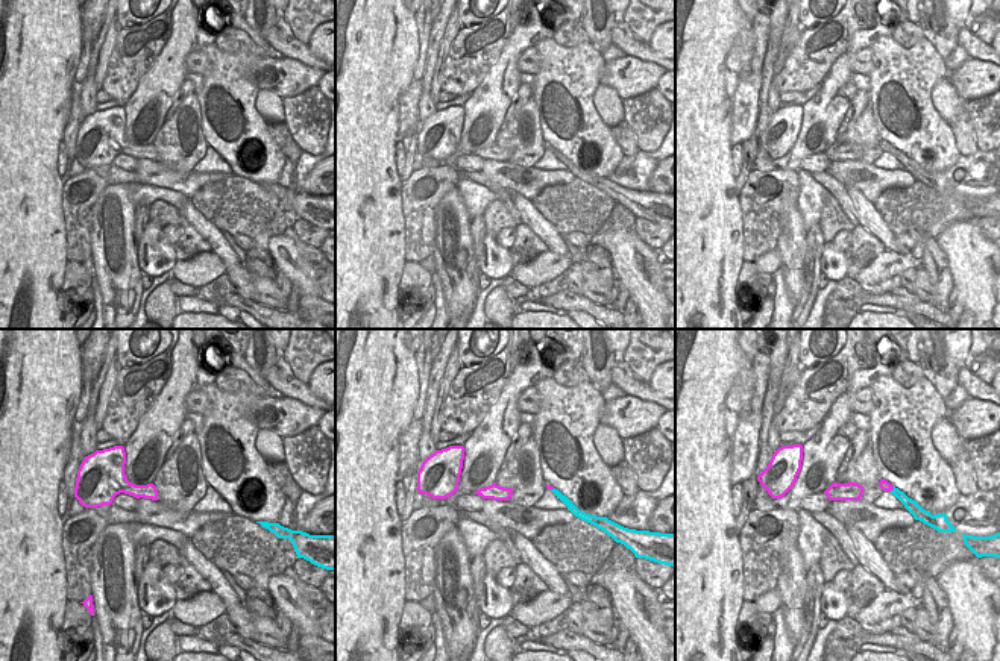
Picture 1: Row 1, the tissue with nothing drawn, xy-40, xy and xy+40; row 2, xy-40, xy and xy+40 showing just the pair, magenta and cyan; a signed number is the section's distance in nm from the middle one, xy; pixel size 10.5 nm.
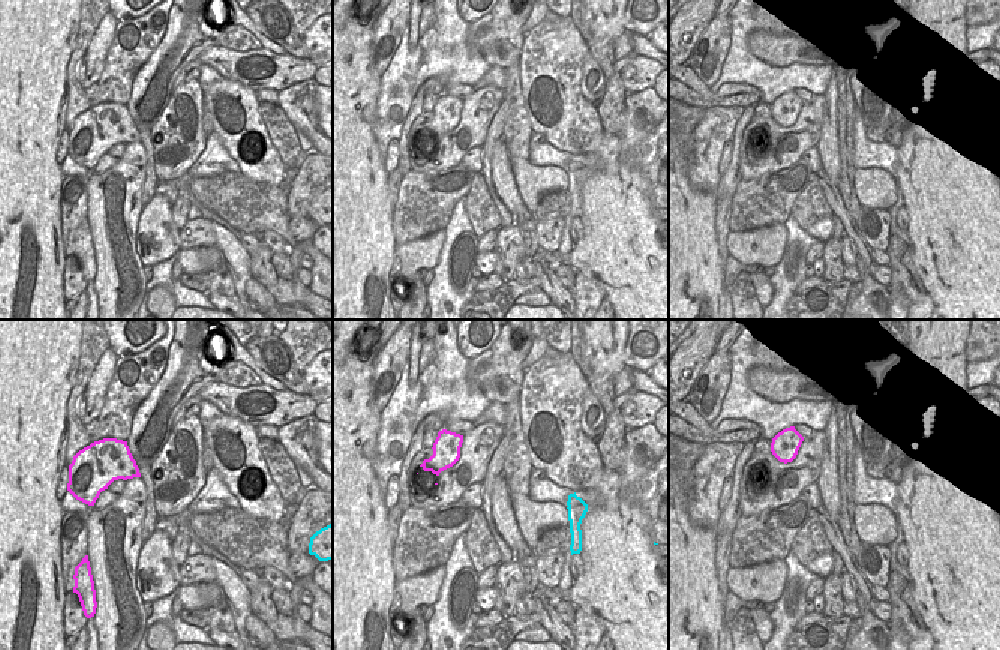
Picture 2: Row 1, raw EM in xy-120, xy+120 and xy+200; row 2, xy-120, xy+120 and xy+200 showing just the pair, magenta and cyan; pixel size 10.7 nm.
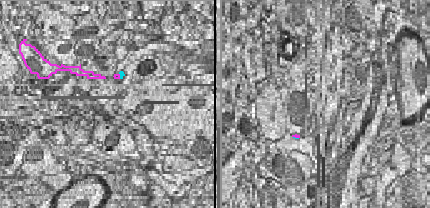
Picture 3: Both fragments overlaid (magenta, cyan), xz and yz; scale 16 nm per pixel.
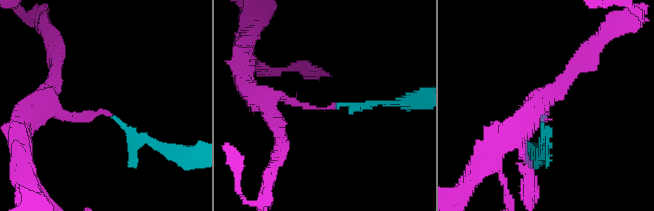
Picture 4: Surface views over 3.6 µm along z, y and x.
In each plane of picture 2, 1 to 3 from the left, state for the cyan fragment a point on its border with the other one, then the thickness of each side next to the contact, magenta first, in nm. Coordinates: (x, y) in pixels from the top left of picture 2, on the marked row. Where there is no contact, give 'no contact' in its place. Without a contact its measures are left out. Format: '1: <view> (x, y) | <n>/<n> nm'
1: no contact
2: no contact
3: no contact

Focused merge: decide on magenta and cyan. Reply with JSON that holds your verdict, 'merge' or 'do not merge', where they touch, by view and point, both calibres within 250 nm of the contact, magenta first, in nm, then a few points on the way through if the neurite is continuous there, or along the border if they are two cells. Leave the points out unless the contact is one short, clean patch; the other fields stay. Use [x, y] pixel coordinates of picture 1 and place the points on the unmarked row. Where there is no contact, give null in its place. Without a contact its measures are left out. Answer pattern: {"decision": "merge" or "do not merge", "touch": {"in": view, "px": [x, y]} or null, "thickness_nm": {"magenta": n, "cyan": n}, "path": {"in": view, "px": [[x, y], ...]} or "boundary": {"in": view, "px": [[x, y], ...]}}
{"decision": "do not merge", "touch": {"in": "xy+40", "px": [891, 150]}, "thickness_nm": {"magenta": 120, "cyan": 120}, "boundary": {"in": "xy+40", "px": [[894, 147], [889, 152]]}}

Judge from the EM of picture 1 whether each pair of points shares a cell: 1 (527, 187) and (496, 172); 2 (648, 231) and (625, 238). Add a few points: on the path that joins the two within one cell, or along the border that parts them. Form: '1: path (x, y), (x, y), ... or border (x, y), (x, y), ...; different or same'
1: path (519, 181), (504, 175); same
2: border (633, 228), (645, 243), (659, 250); different

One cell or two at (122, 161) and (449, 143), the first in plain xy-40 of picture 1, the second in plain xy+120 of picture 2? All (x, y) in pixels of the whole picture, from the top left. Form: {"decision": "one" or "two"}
{"decision": "two"}

